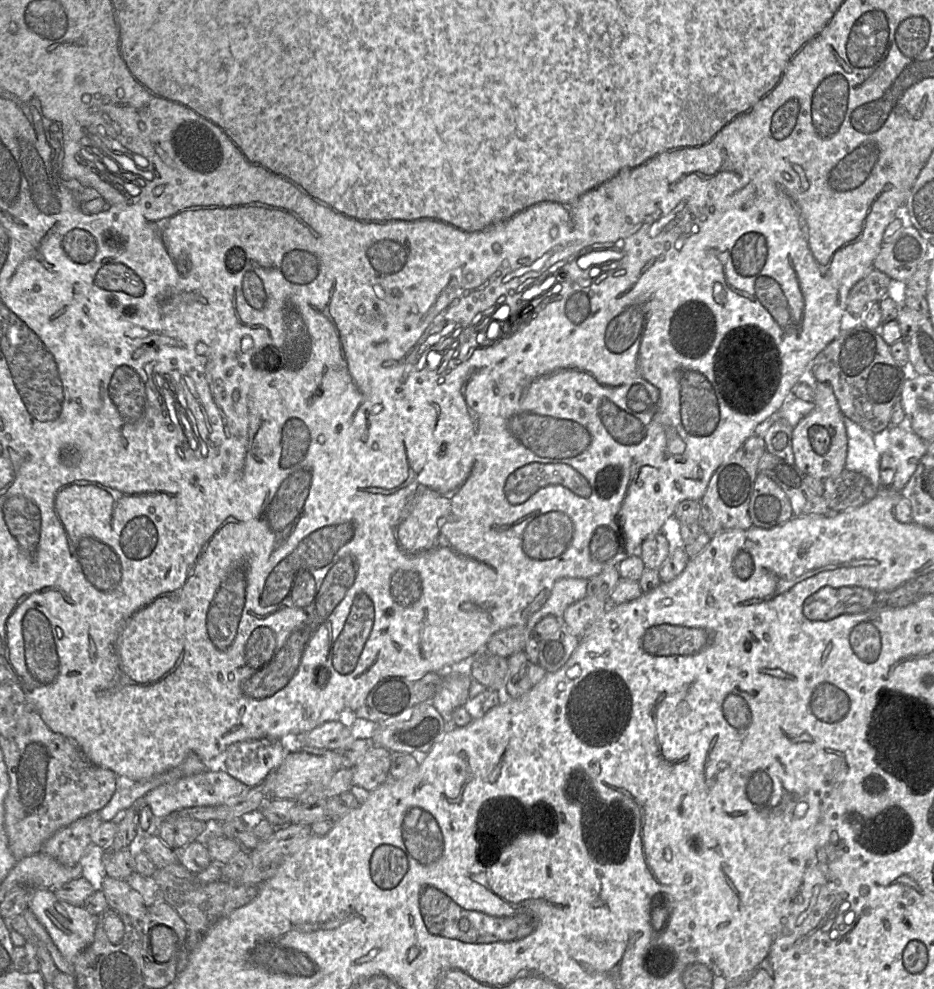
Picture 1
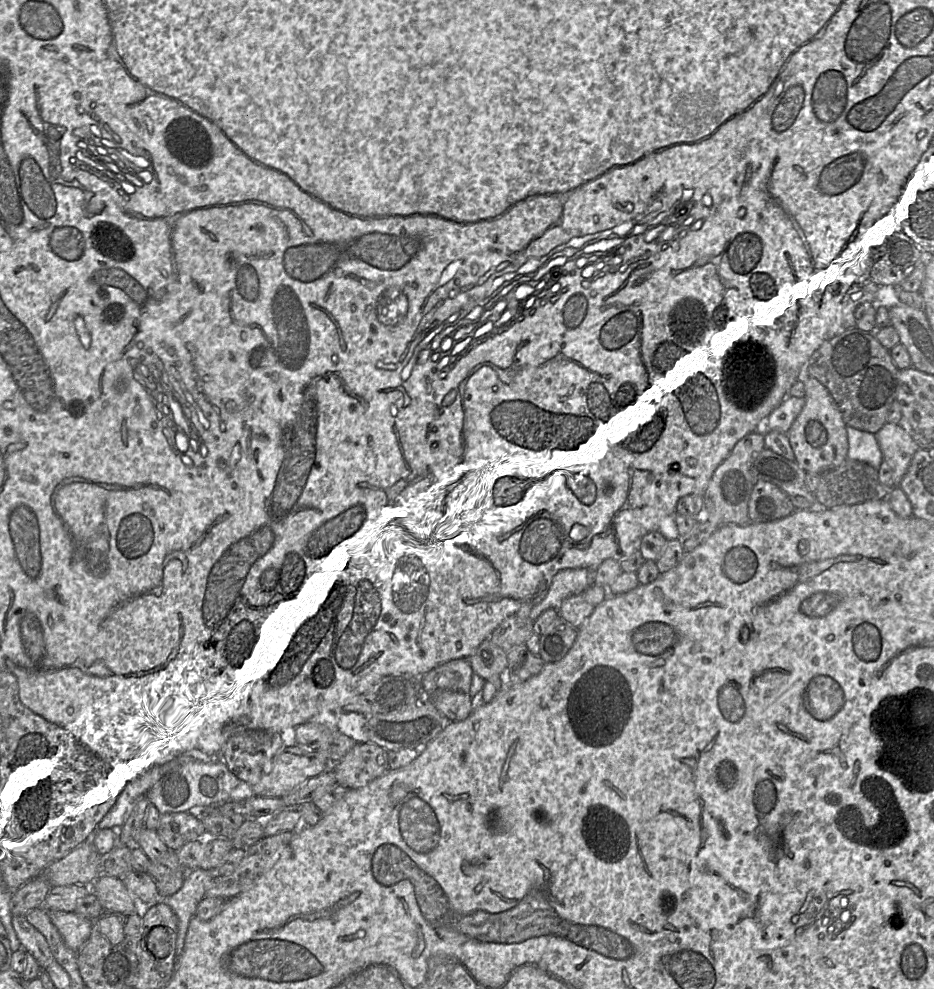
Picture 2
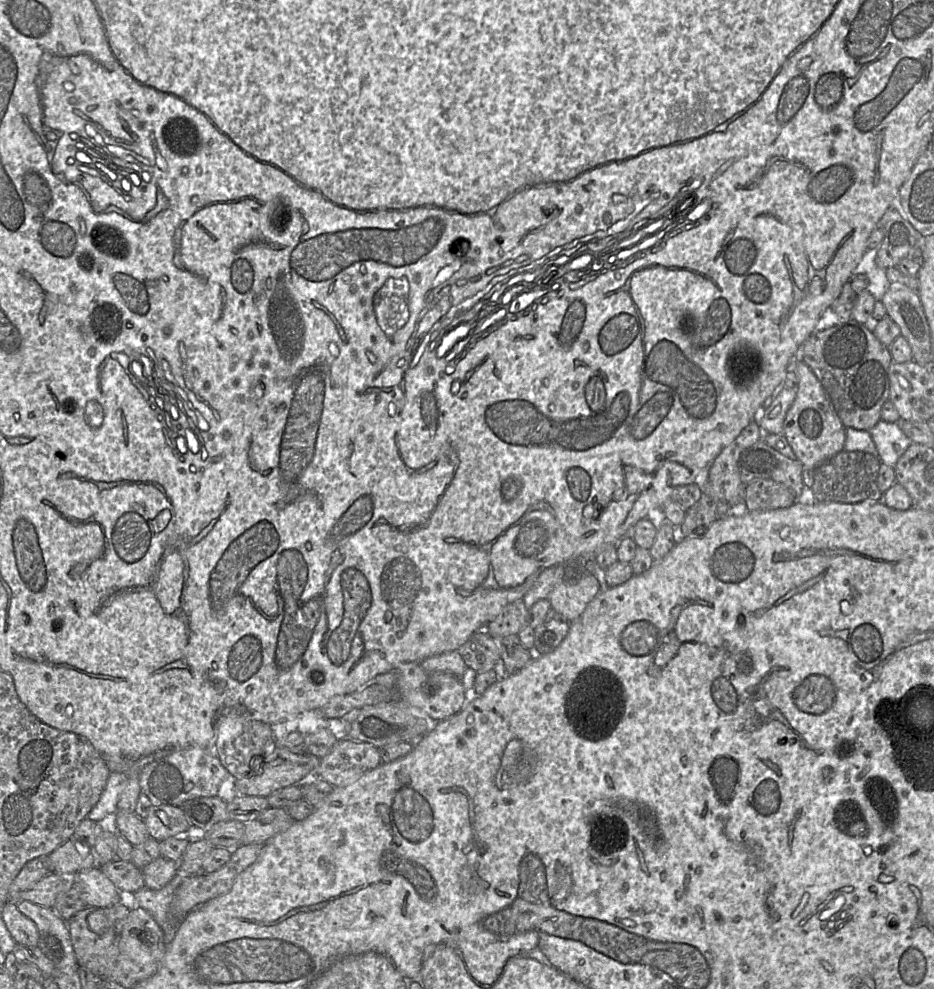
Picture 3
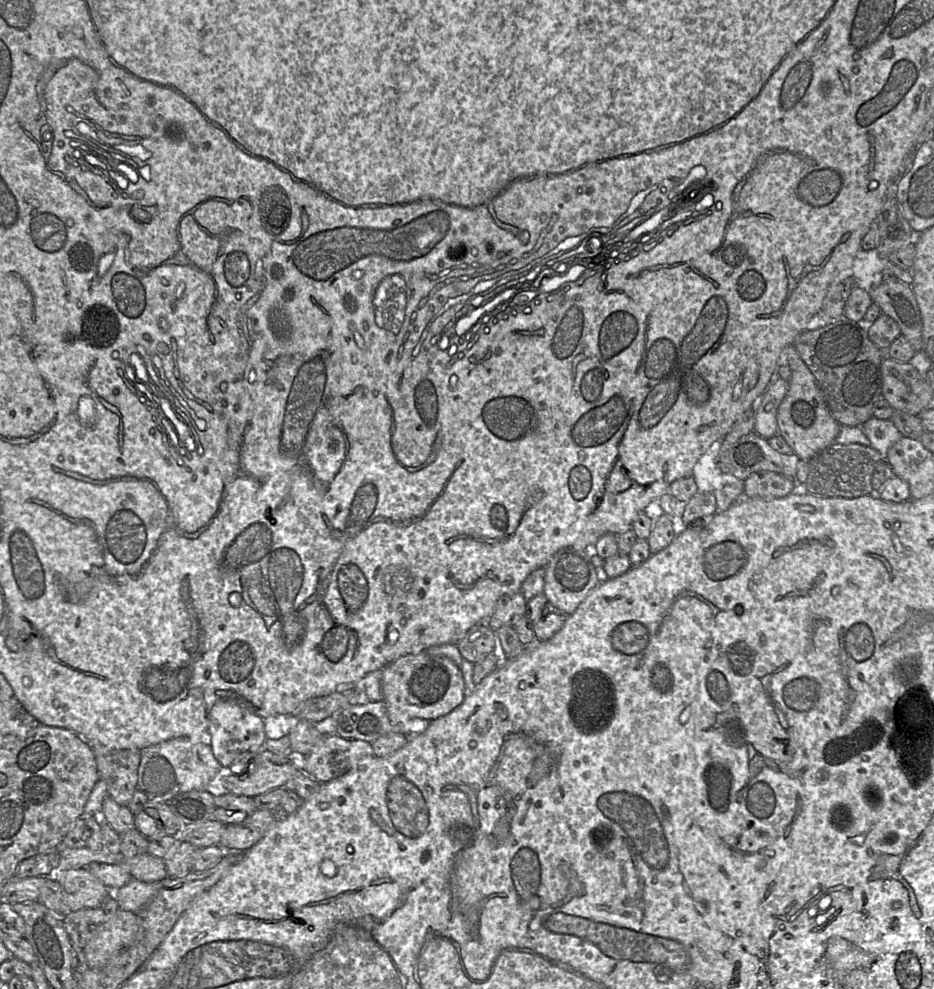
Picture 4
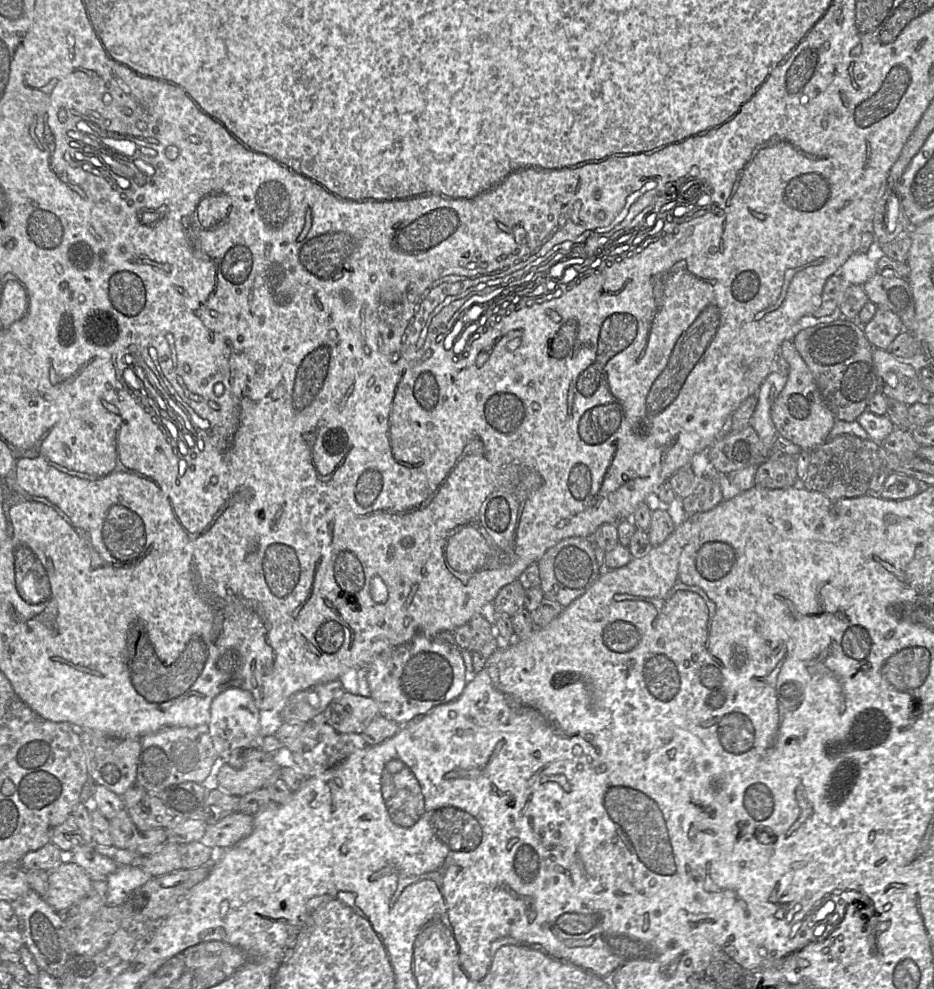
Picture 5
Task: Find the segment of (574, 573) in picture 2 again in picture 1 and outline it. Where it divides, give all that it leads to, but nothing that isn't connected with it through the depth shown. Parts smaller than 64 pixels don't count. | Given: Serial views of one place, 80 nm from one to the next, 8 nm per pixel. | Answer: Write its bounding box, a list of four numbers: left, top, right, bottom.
[526,578,588,633]

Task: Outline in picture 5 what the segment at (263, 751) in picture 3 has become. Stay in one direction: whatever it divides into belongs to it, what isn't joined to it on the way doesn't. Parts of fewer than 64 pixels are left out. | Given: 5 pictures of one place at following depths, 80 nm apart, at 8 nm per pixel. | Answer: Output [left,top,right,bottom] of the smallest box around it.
[208,688,260,763]

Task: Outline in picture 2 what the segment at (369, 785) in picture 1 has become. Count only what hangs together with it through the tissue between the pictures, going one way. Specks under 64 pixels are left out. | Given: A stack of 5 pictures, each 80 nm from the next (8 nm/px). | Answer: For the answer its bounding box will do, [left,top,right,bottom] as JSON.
[332,742,388,787]

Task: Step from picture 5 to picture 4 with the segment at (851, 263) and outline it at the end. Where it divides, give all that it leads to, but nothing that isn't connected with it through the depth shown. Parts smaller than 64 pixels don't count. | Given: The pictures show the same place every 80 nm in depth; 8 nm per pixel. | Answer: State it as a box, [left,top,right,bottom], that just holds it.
[852,249,888,291]

